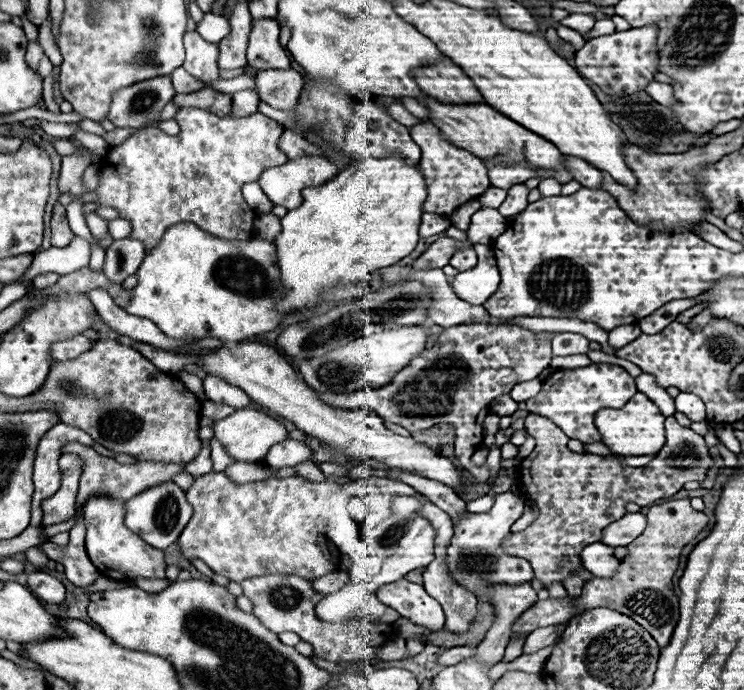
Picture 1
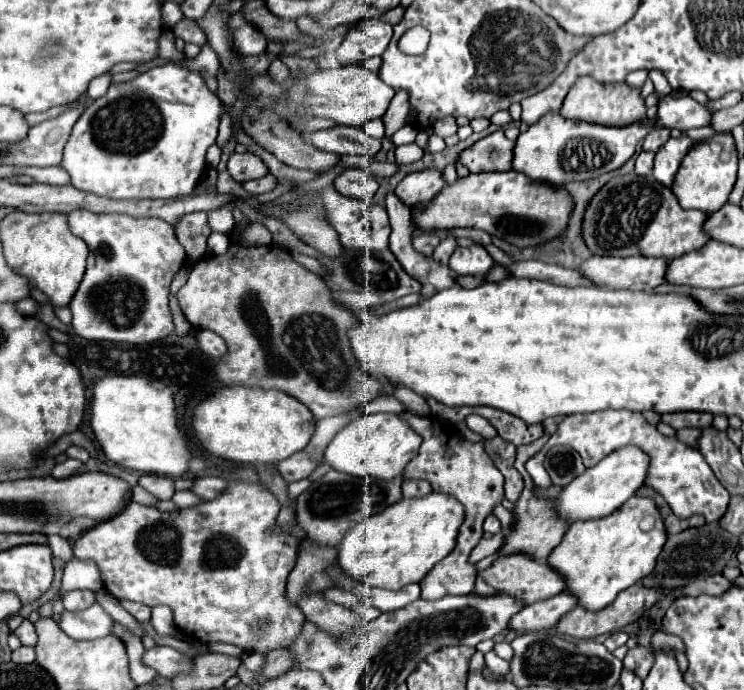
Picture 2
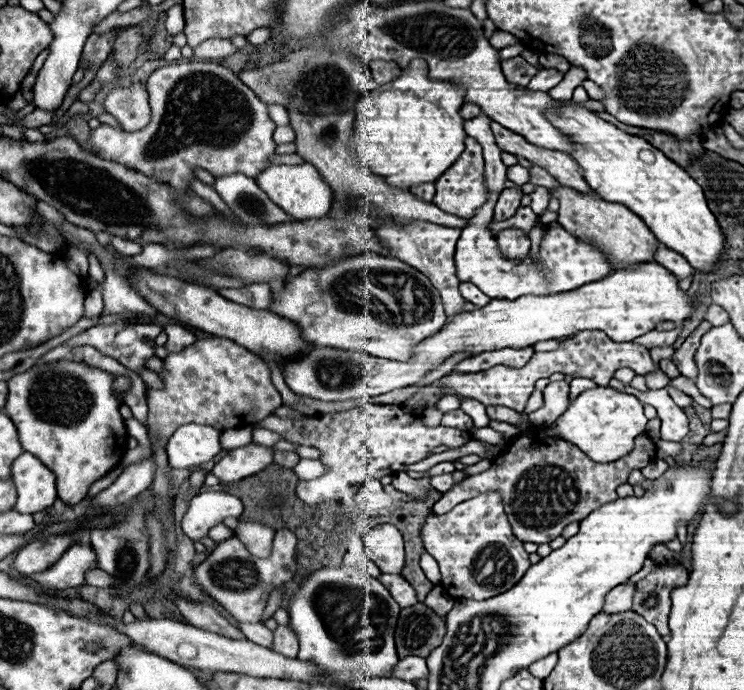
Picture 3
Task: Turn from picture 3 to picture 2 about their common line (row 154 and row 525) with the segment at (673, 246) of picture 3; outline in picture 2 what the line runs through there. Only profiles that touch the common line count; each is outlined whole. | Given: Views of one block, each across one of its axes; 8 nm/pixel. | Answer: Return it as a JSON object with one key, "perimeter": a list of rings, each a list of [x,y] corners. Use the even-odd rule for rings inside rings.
{"perimeter":[[[634,496],[604,518],[574,522],[560,546],[548,556],[548,564],[564,576],[566,590],[576,594],[580,606],[602,610],[612,604],[622,590],[640,582],[656,568],[666,540],[666,526],[656,502],[652,498]]]}

